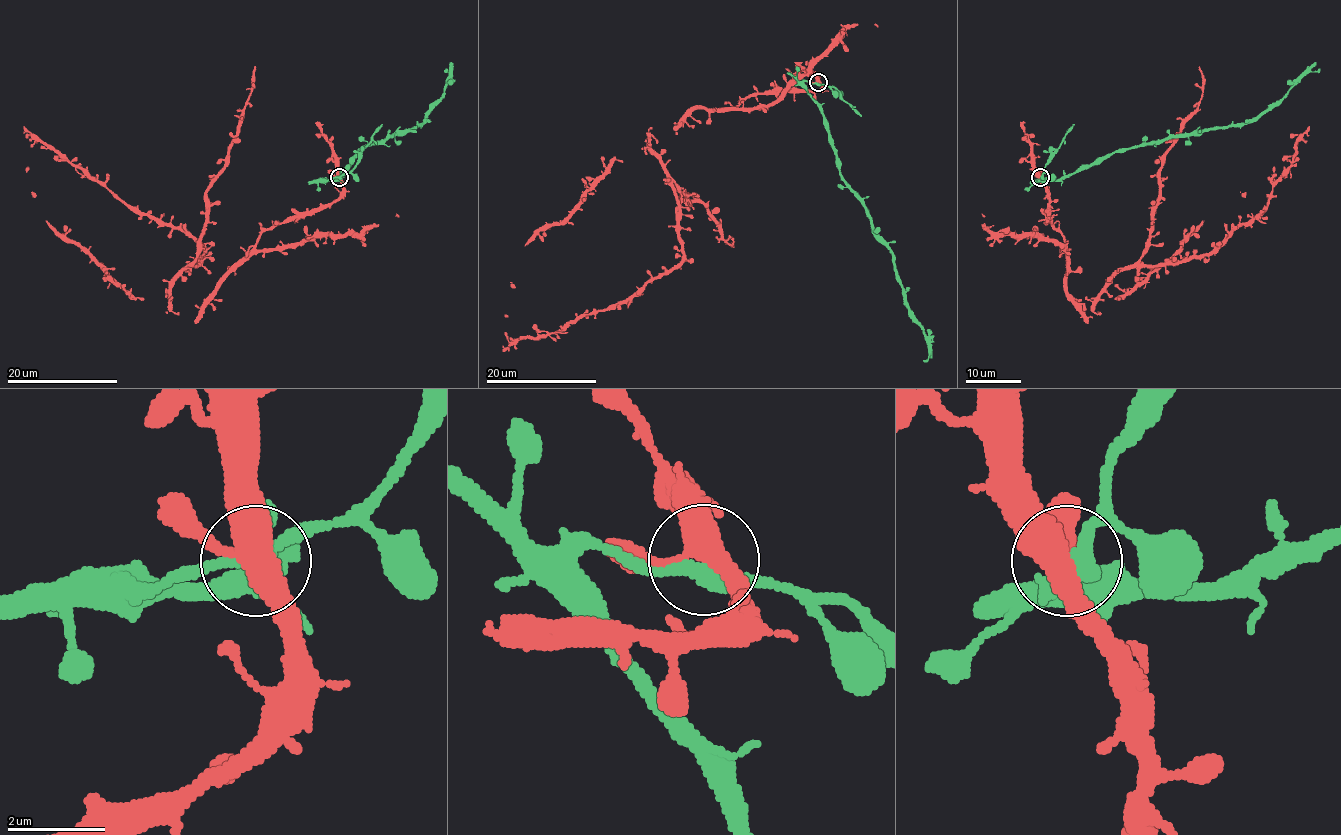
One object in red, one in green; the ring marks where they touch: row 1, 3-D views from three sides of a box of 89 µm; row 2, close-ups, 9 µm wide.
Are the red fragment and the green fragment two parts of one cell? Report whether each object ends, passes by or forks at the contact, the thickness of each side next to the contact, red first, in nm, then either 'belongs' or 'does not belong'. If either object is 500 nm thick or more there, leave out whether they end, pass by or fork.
red forks | green passes by | 420/340 nm | does not belong

